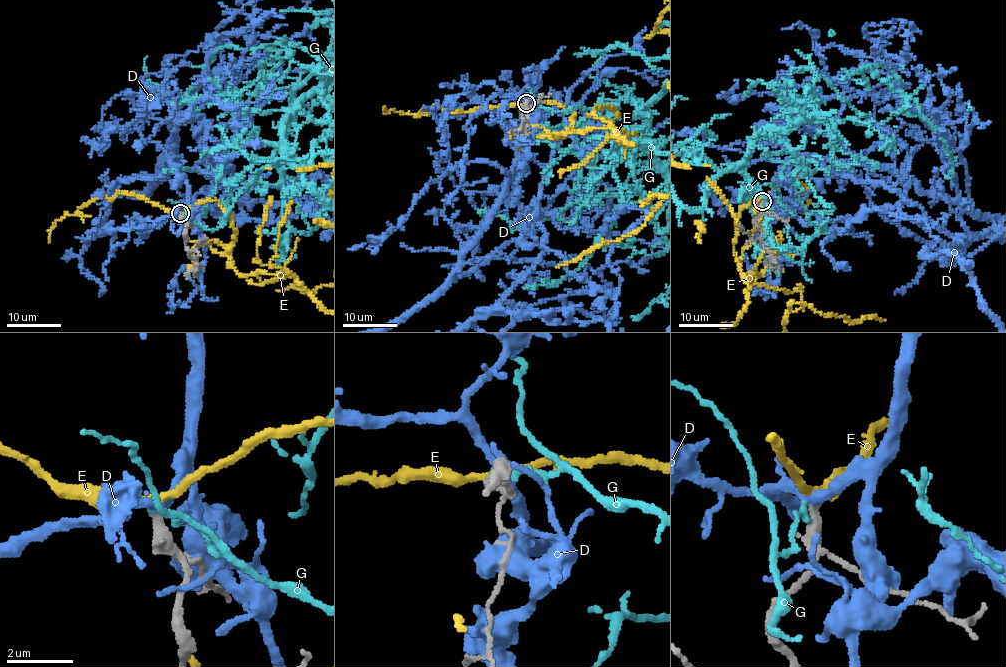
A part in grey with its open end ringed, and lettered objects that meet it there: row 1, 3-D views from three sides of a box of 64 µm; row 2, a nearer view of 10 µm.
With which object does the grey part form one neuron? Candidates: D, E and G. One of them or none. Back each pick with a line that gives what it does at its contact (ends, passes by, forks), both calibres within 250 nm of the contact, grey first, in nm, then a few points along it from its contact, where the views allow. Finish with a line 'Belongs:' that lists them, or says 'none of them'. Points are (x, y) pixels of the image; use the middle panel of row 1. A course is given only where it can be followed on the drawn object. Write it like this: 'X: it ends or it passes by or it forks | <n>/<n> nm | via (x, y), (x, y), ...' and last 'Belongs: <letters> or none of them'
Belongs: none of them

